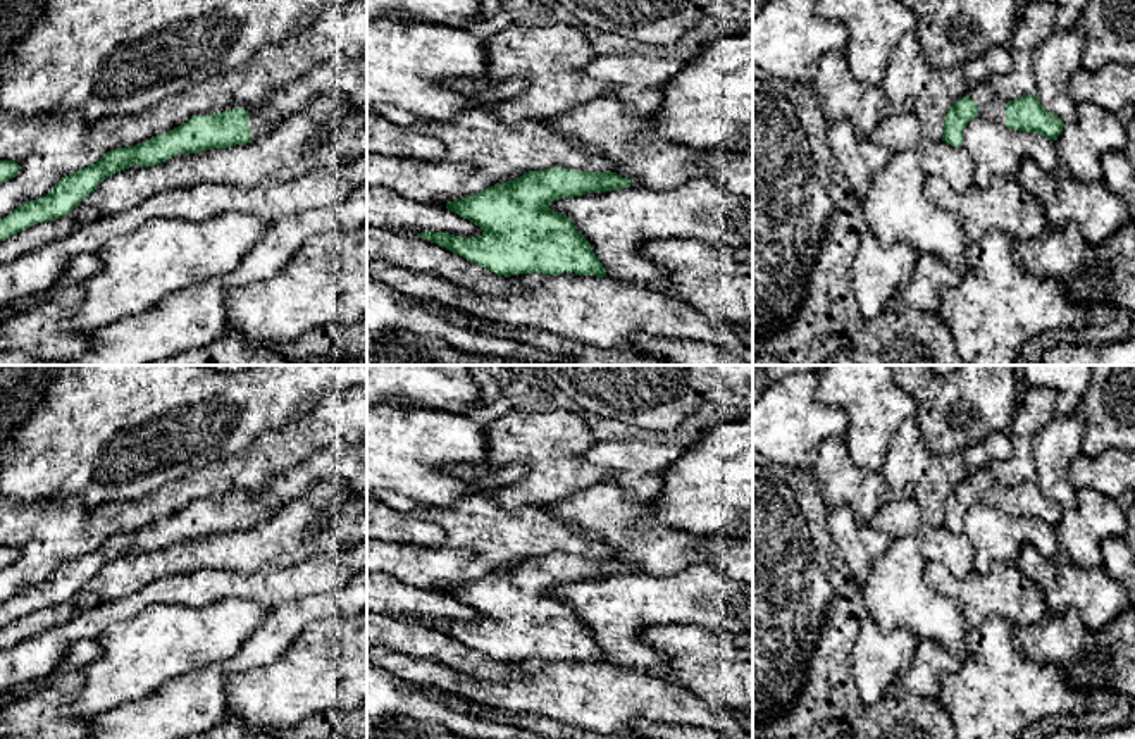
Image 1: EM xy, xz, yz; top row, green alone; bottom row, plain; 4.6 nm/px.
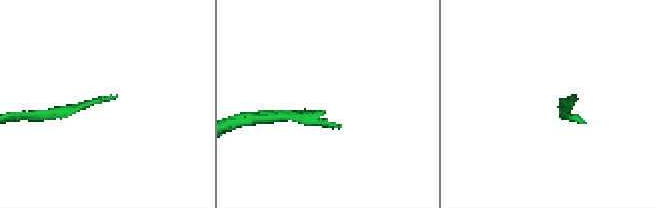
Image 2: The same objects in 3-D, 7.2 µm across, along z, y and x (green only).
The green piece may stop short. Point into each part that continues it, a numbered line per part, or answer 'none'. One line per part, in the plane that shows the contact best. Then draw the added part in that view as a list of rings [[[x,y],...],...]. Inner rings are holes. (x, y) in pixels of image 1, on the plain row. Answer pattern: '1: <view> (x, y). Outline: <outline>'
1: xy (347, 465). Outline: [[[367,443],[355,446],[324,446],[305,462],[277,475],[264,496],[250,503],[251,527],[272,519],[288,503],[305,498],[312,486],[332,481],[367,494]]]
2: yz (992, 493). Outline: [[[980,465],[968,482],[977,489],[978,501],[1006,512],[1006,486],[997,482],[987,465]]]

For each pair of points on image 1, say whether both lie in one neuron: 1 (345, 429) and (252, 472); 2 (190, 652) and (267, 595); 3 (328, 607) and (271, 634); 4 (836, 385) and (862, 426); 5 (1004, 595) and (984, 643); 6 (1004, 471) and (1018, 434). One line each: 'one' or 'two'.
1: one
2: two
3: one
4: one
5: two
6: one

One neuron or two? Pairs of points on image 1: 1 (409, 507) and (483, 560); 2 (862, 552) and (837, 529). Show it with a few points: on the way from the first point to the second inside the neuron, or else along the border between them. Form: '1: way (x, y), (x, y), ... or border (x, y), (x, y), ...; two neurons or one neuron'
1: way (427, 512), (445, 517), (469, 541); one neuron
2: way (856, 546), (843, 533); one neuron

